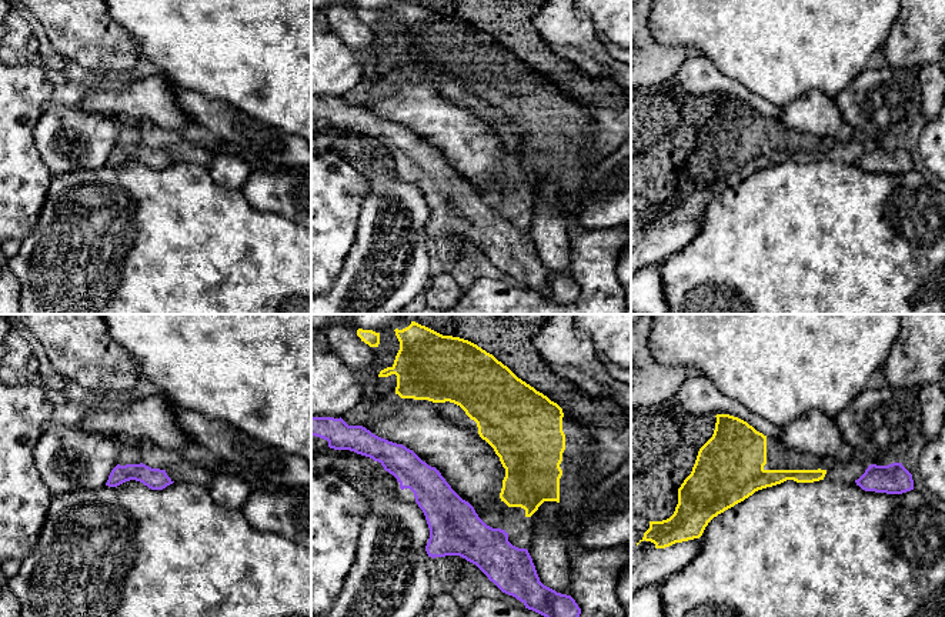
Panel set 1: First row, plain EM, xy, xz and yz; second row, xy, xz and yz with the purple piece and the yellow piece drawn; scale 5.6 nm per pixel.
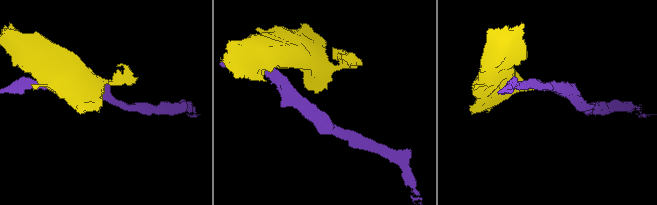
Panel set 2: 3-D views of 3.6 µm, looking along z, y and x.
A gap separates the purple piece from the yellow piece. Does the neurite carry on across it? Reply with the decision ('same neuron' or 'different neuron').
different neuron

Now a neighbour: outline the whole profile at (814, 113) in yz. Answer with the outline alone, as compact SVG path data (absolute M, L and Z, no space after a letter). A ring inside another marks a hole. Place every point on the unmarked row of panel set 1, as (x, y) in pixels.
M811 90L782 107L779 120L789 129L819 139L834 137L844 124L835 99L821 90Z

